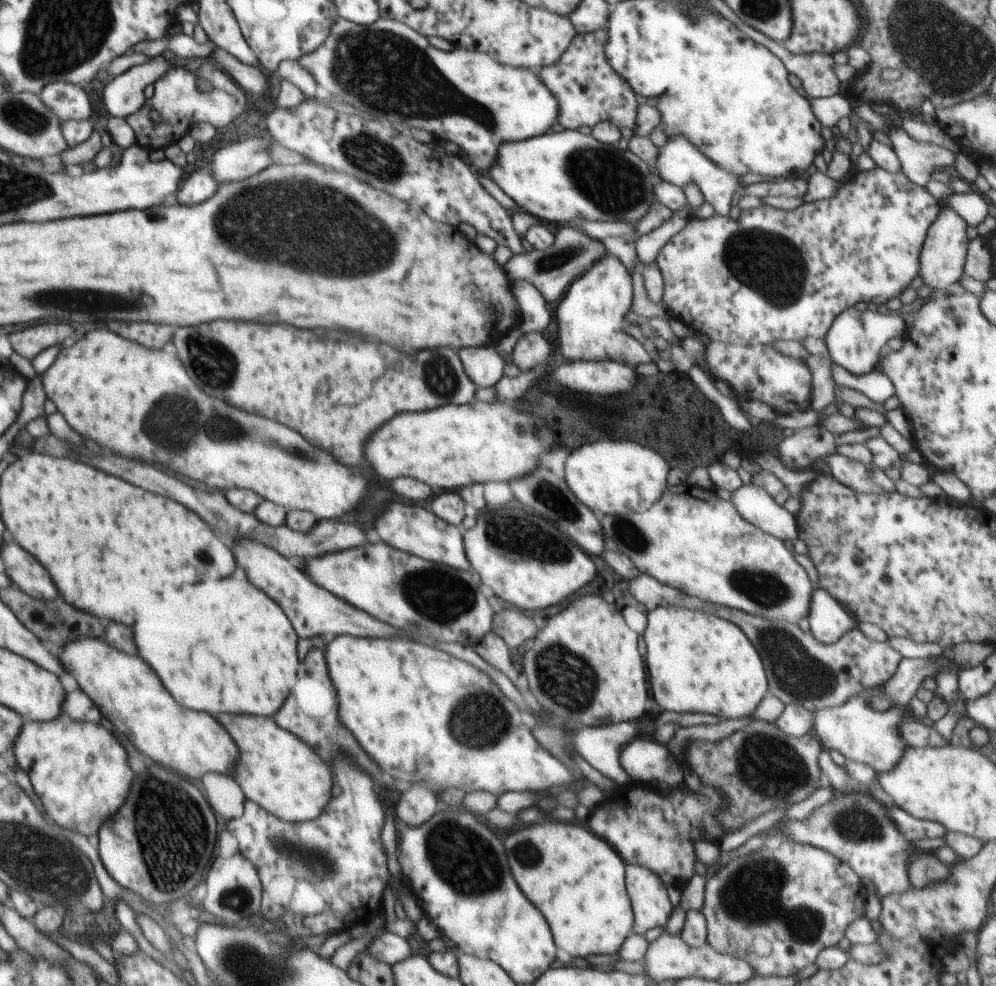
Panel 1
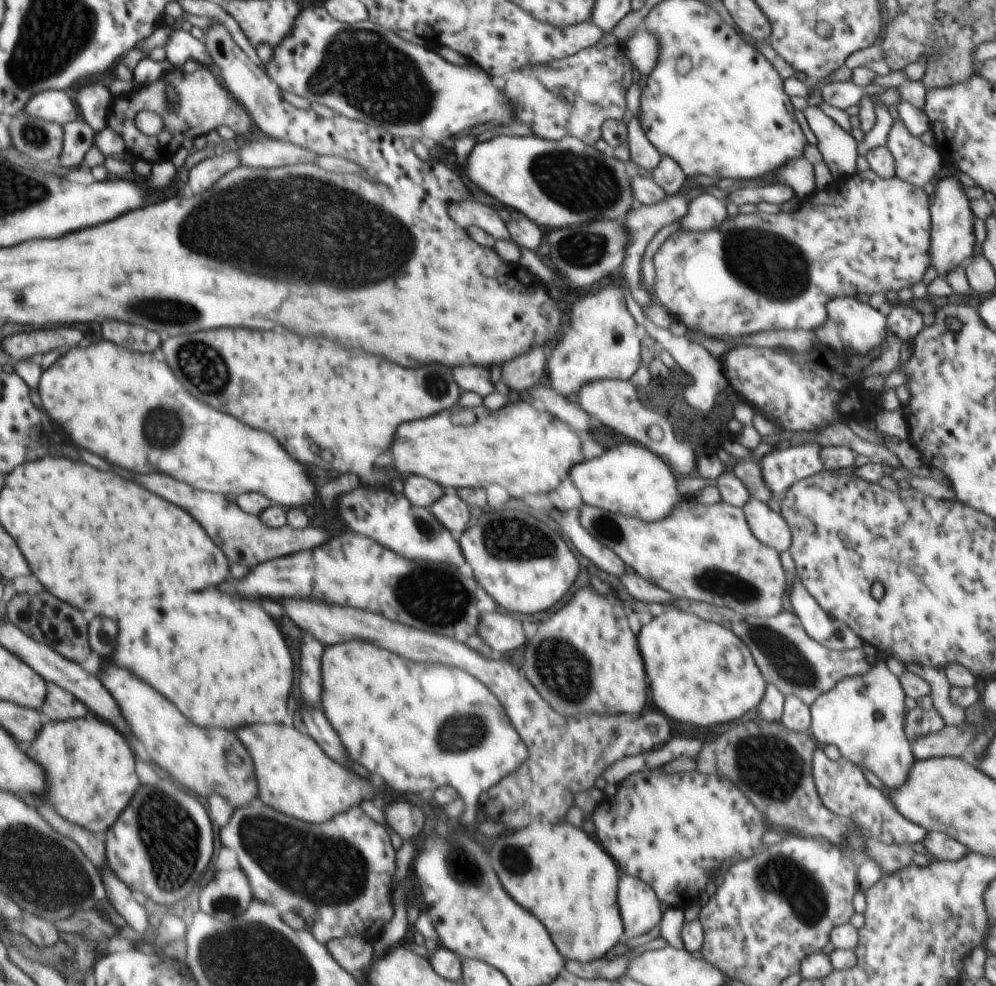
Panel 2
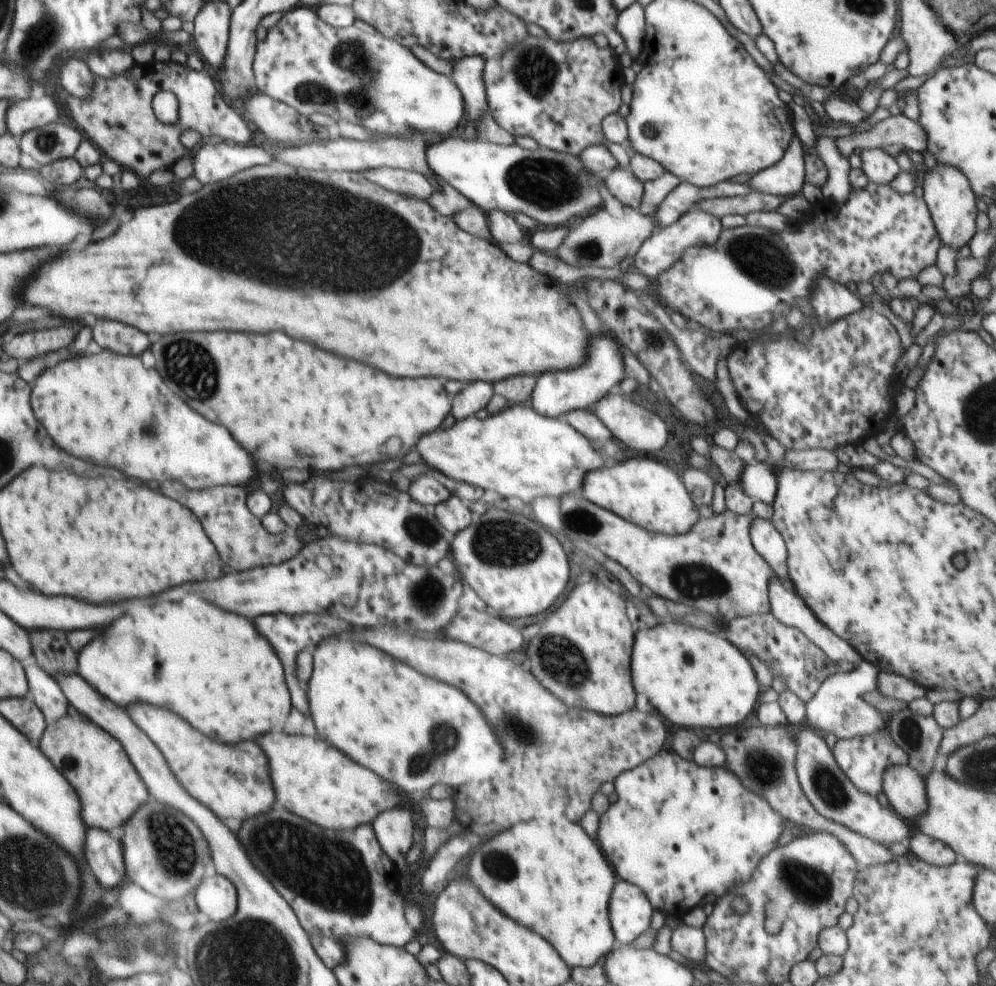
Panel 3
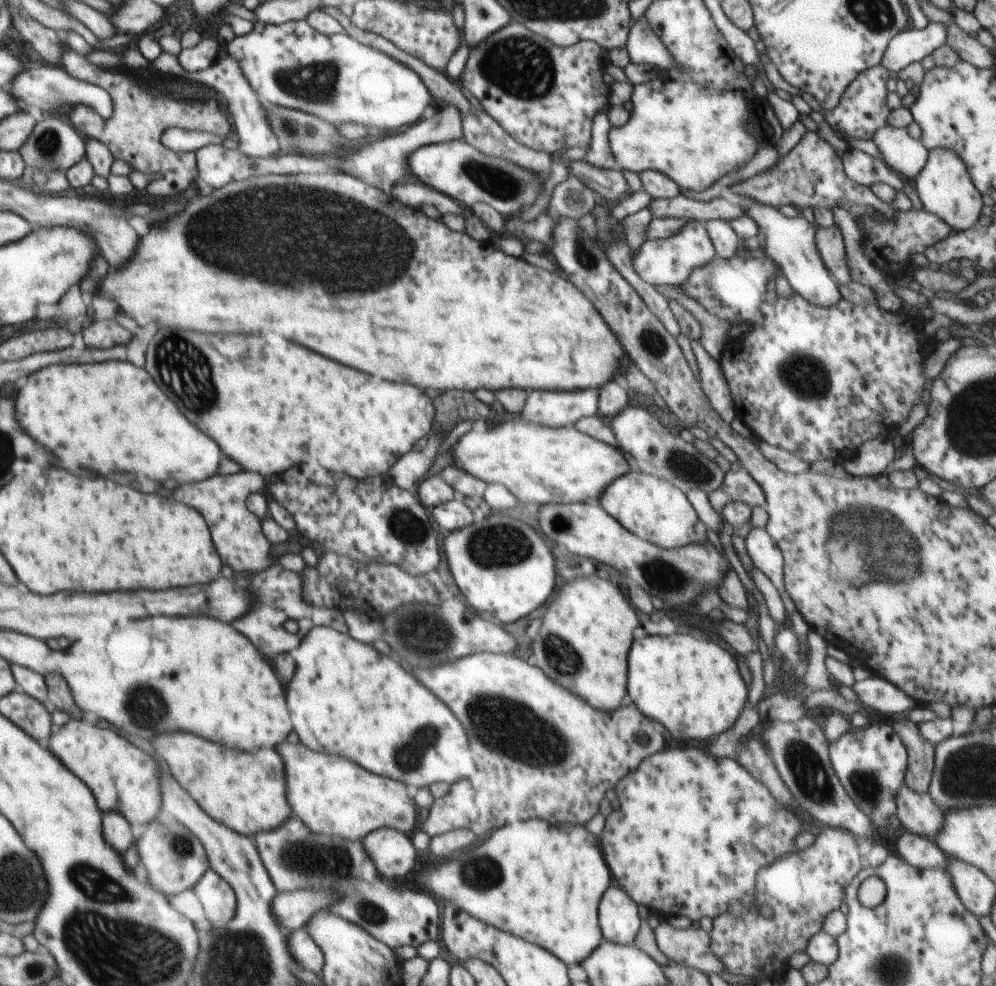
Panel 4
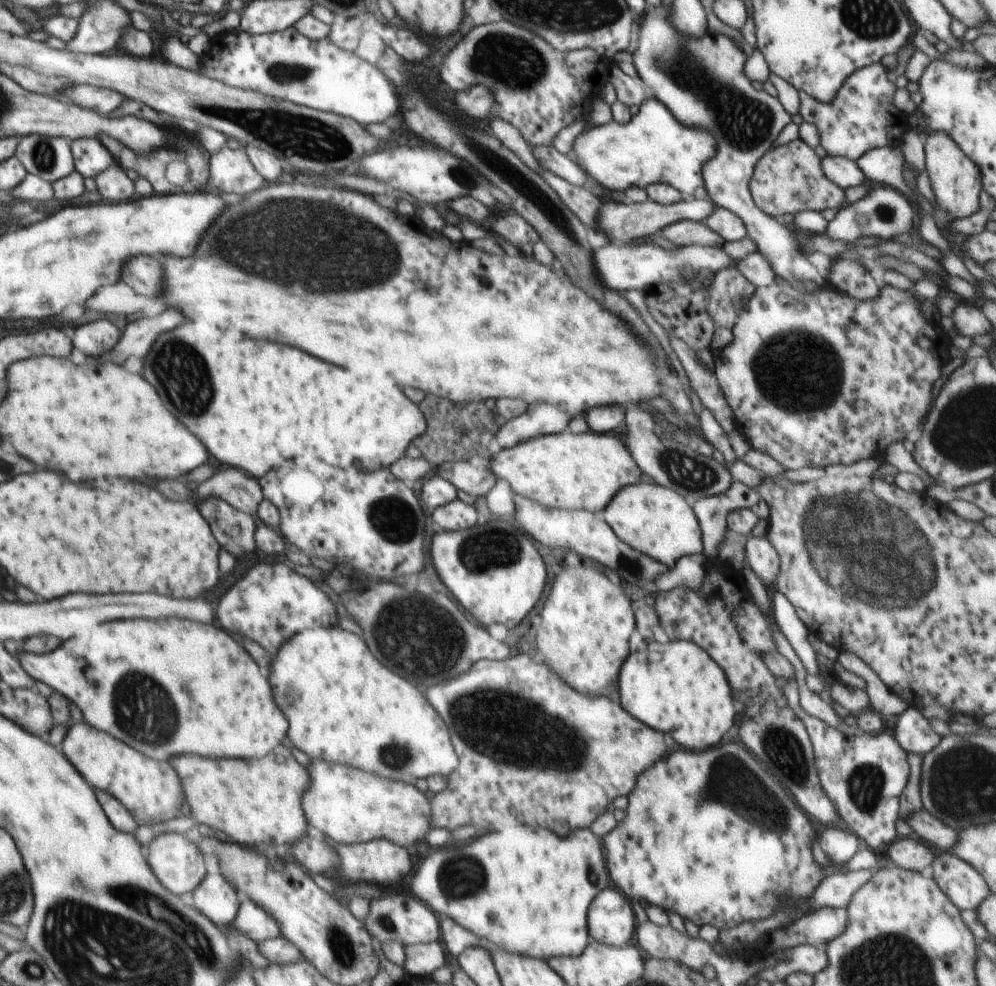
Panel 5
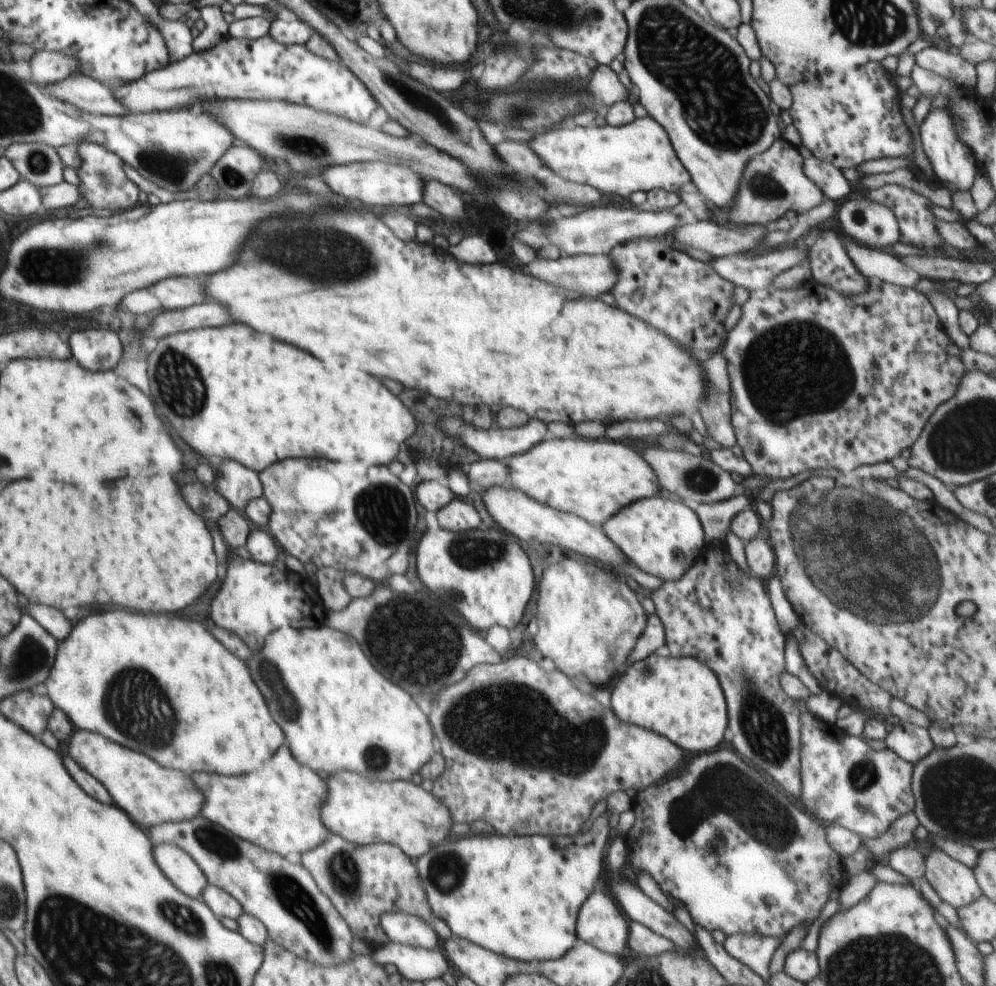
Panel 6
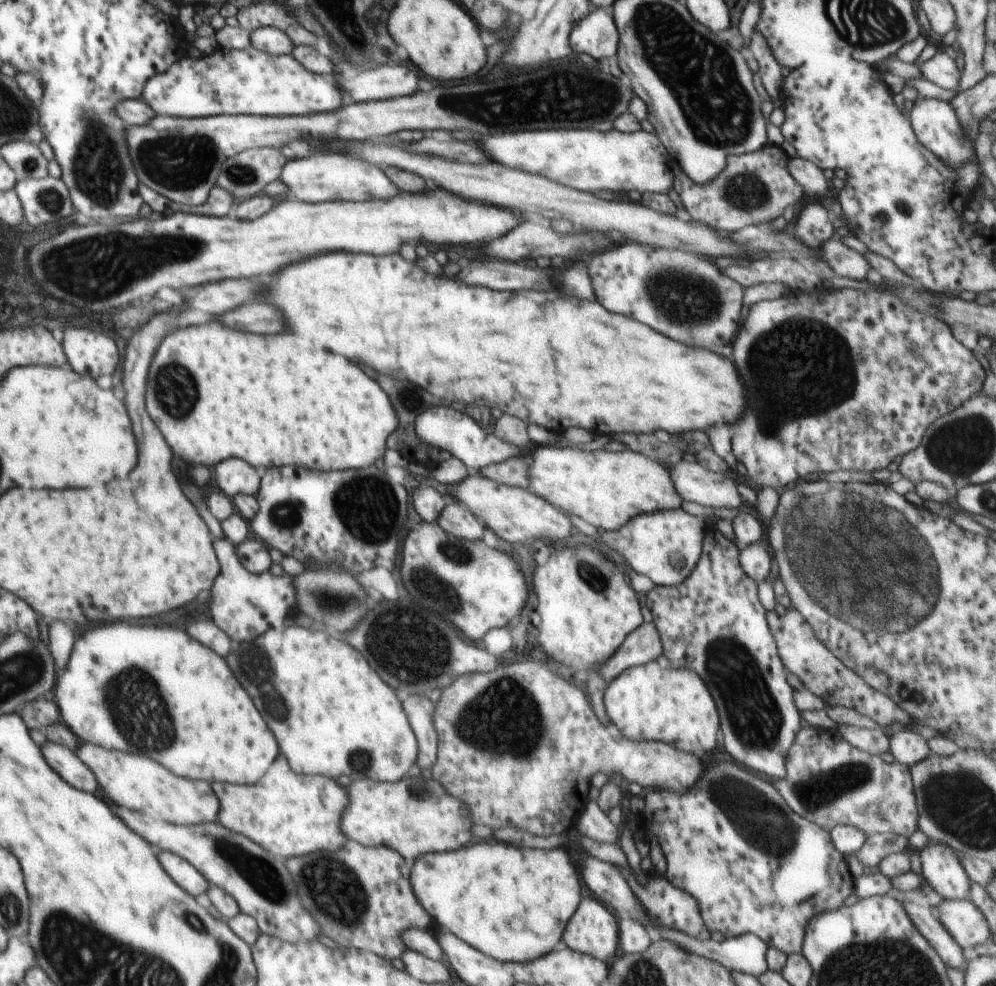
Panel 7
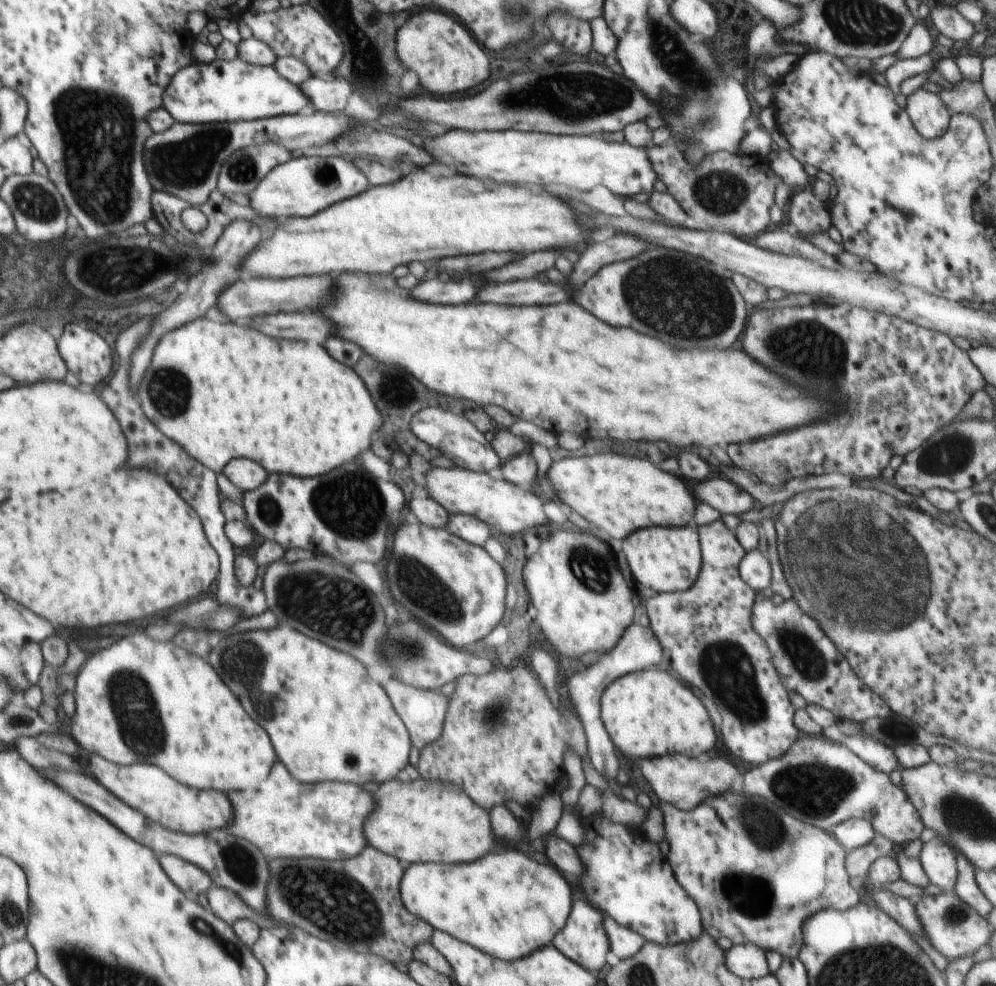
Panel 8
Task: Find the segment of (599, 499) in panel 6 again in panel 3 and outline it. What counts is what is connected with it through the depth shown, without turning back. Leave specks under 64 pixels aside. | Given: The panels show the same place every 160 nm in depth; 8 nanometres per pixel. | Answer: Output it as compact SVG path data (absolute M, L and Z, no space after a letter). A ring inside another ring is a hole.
M529 404L507 405L496 416L484 419L475 416L455 422L447 430L425 434L414 447L423 461L444 473L448 478L462 481L484 491L492 488L501 495L516 494L522 502L531 504L538 497L562 497L576 493L585 484L585 475L604 467L604 458L592 447L589 438L580 434L563 418L550 418L539 415Z

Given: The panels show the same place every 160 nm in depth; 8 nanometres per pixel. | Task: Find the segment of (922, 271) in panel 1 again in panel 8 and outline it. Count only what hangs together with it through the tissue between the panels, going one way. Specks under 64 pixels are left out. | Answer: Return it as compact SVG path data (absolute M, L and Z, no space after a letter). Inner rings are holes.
M919 89L906 97L904 110L915 129L927 139L937 139L948 130L952 115L938 93Z

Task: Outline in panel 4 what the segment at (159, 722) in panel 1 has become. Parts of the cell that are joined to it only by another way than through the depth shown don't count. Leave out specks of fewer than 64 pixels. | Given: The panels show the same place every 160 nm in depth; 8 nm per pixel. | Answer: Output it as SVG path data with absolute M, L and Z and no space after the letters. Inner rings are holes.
M184 731L153 734L156 756L208 816L245 837L274 830L291 816L283 758L274 748L249 753L220 748Z

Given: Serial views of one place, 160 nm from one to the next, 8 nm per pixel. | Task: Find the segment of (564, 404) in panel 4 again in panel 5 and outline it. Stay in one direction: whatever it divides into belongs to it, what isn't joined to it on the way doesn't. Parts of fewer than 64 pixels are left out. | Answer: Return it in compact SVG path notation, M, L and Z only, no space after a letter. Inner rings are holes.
M550 404L527 405L526 412L507 420L495 434L496 449L509 449L527 440L567 430L572 416Z

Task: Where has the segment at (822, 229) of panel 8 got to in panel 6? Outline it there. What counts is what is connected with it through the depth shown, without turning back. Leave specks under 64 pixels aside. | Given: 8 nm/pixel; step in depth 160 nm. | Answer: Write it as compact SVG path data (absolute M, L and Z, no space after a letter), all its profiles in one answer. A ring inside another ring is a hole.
M832 230L820 232L808 250L812 279L846 296L866 292L868 279L856 270L845 246Z

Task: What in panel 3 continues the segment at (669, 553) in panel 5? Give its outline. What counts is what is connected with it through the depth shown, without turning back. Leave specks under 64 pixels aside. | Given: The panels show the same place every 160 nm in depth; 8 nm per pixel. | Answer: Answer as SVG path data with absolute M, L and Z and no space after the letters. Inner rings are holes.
M643 455L637 459L629 456L613 468L604 466L596 471L589 471L585 475L581 494L590 502L653 533L683 535L700 518L698 507L694 505L682 478L666 465L643 458Z

